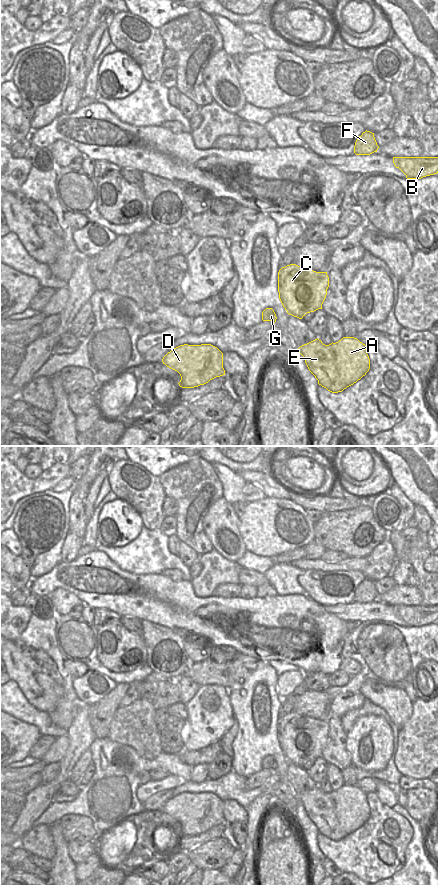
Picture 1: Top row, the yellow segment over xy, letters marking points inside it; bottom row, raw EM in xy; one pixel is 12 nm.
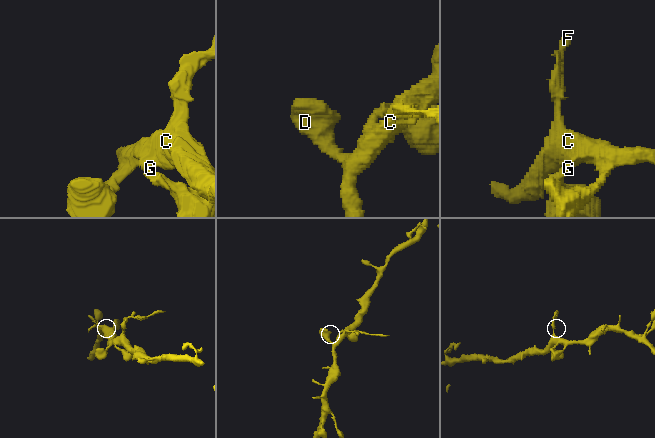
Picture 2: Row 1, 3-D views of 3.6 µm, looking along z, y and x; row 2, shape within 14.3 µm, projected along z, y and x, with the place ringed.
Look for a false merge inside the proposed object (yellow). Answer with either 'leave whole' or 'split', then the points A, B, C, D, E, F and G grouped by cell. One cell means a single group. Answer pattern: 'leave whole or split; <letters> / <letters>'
leave whole; A B C D E F G

